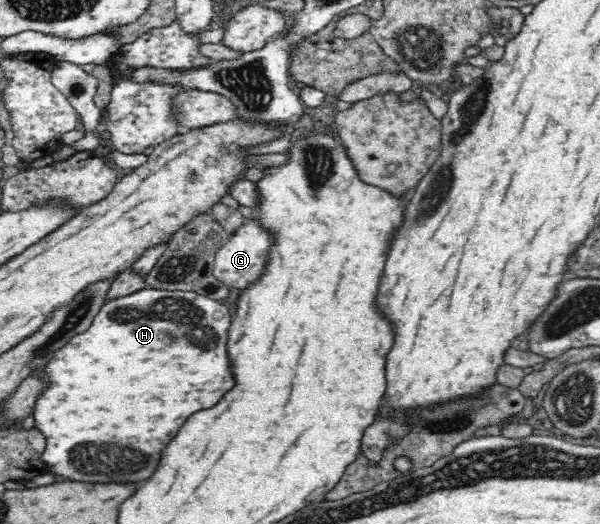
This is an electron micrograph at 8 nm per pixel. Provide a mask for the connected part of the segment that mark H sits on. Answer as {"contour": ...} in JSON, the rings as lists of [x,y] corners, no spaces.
{"contour":[[[146,287],[128,296],[107,300],[93,318],[92,324],[84,332],[70,338],[62,348],[47,359],[42,370],[35,372],[48,376],[52,380],[48,384],[48,390],[42,396],[38,396],[33,410],[34,426],[46,436],[46,450],[41,454],[41,462],[48,464],[50,472],[64,478],[80,480],[80,482],[88,482],[88,480],[90,482],[140,482],[150,478],[158,466],[160,452],[176,436],[176,432],[186,422],[186,418],[200,408],[214,406],[234,386],[230,362],[226,356],[226,334],[230,326],[230,318],[232,315],[224,304],[218,304],[216,300],[200,296],[196,292],[183,290],[158,290]]]}

